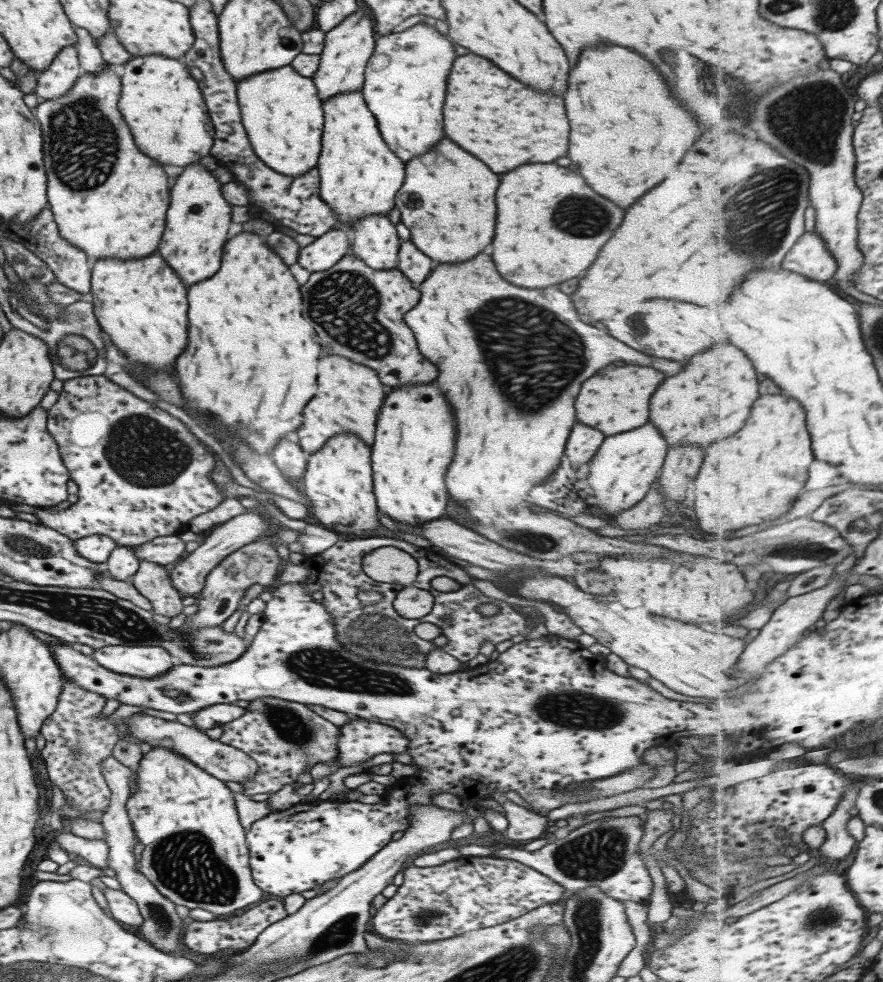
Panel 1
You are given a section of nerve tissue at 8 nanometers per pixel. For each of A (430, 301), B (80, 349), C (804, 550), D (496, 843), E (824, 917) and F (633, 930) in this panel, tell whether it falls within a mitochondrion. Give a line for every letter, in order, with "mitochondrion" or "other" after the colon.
A: other
B: mitochondrion
C: mitochondrion
D: other
E: mitochondrion
F: other

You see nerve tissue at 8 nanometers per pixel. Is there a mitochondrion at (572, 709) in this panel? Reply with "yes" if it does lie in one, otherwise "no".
yes

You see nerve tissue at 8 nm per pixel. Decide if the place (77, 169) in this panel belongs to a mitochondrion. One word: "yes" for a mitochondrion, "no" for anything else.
yes

